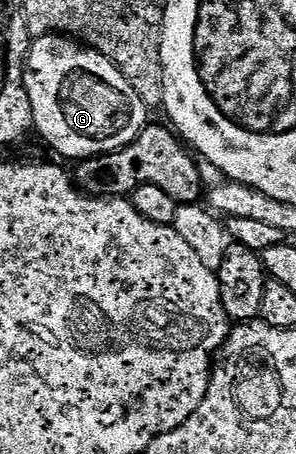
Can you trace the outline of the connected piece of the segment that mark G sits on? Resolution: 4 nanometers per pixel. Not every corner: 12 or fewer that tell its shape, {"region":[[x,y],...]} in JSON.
{"region":[[37,38],[34,129],[62,157],[114,153],[146,101],[95,49]]}

